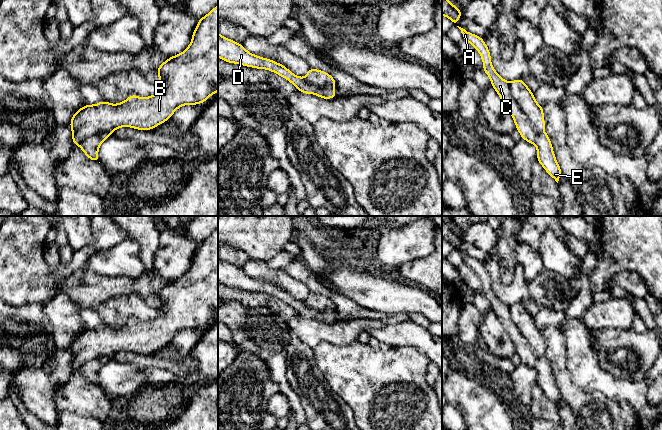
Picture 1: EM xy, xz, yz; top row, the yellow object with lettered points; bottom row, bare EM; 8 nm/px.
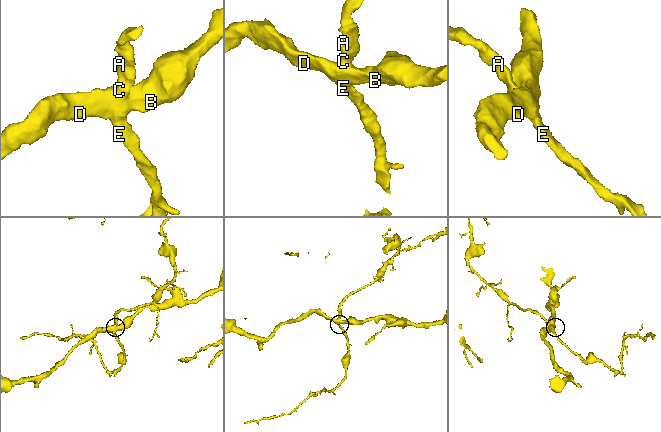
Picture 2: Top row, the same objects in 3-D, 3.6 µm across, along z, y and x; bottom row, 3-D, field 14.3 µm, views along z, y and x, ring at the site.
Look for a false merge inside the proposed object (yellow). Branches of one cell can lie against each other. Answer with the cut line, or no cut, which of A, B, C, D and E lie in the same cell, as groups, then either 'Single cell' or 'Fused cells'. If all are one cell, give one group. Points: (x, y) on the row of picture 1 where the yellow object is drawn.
Split along yz (509, 83), (511, 96), (531, 127), (537, 133), (543, 132). Groups: A C E / B D. Fused cells

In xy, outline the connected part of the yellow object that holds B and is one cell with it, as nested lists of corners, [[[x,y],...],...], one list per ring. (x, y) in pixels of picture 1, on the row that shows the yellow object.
[[[218,5],[198,20],[189,46],[180,54],[169,57],[157,69],[161,91],[140,98],[130,95],[125,101],[111,104],[105,100],[95,105],[86,104],[77,110],[71,121],[72,142],[78,145],[85,138],[100,132],[112,134],[117,128],[131,127],[137,130],[152,130],[169,120],[174,112],[184,105],[204,103],[218,91]]]

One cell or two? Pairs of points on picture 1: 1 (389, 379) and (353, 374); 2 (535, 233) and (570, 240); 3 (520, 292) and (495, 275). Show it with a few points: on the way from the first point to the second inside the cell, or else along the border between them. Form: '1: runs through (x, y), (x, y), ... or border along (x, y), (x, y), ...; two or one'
1: runs through (380, 379), (367, 379), (362, 376); one
2: runs through (544, 226), (555, 226), (561, 232); one
3: runs through (512, 292), (506, 292), (497, 283); one

